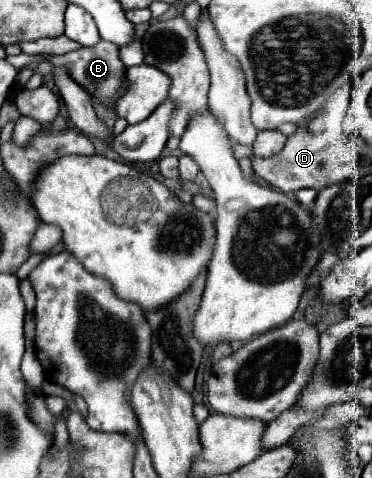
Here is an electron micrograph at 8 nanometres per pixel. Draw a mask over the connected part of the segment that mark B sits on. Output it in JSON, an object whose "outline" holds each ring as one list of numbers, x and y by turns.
{"outline":[[97,42,95,46,83,46,79,50,73,50,73,52,67,52,67,54,61,54,61,56,53,56,51,62,55,66,61,66,67,70,67,74,81,86,85,88,93,102,107,102,111,98,117,96,117,92,121,90,123,86,123,80,125,80,125,66,119,58,119,46,115,46,113,42]]}

